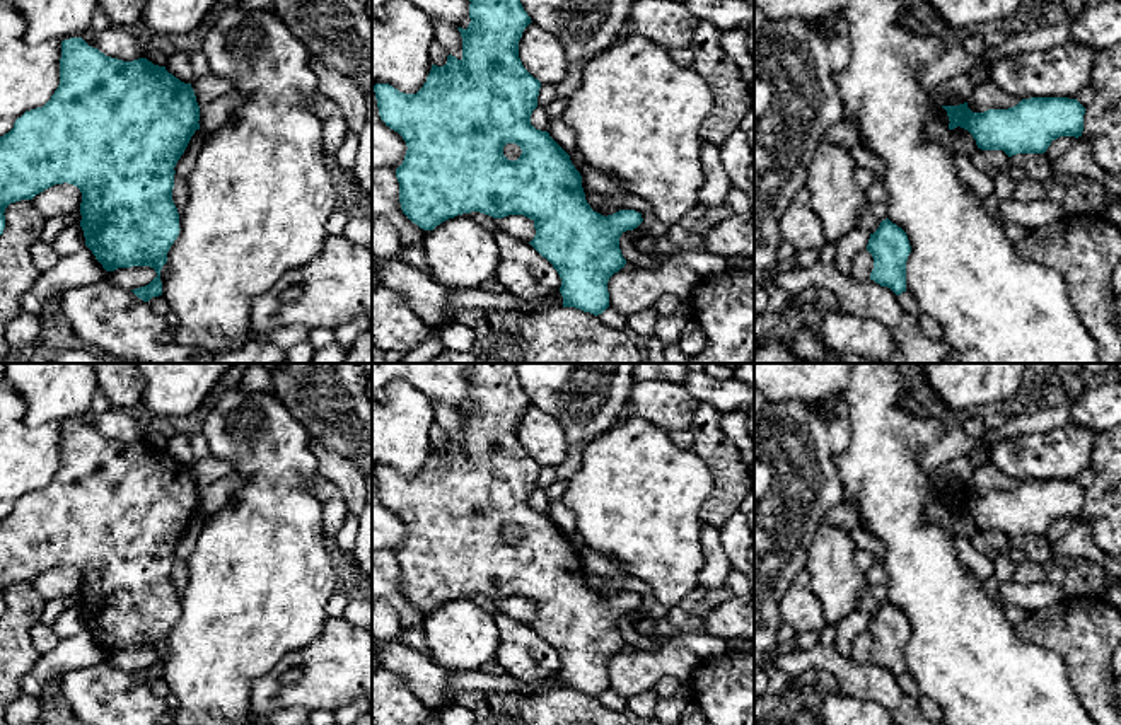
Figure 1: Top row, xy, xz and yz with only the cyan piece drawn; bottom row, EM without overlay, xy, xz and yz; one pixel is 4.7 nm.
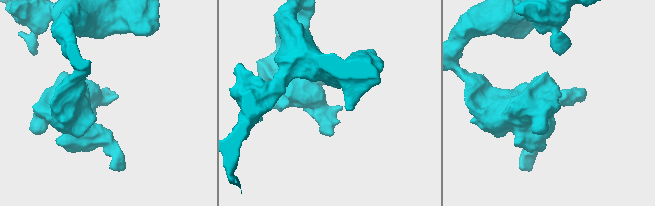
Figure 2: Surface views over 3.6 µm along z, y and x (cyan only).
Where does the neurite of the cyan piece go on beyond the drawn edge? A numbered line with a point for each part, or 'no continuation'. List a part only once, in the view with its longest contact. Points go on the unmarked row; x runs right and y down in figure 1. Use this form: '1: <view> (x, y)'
no continuation

